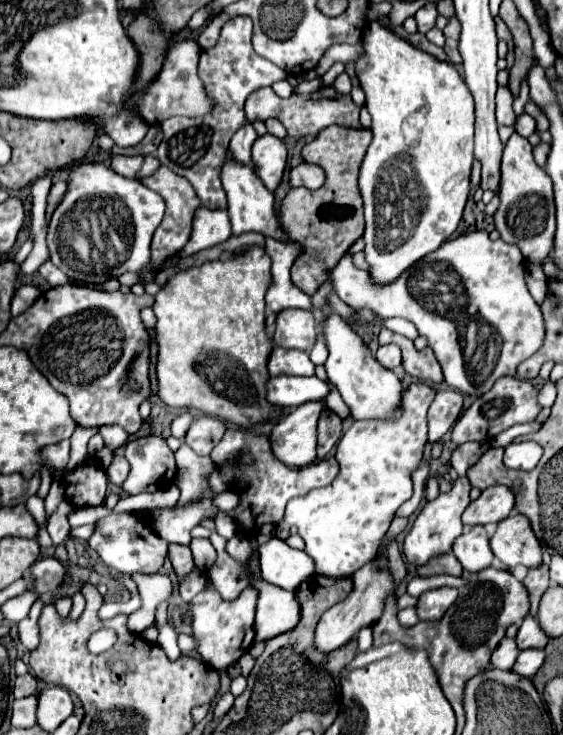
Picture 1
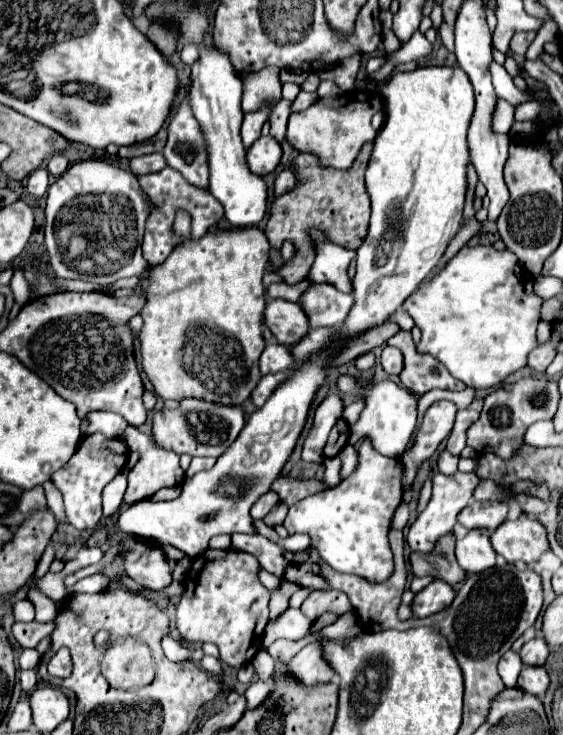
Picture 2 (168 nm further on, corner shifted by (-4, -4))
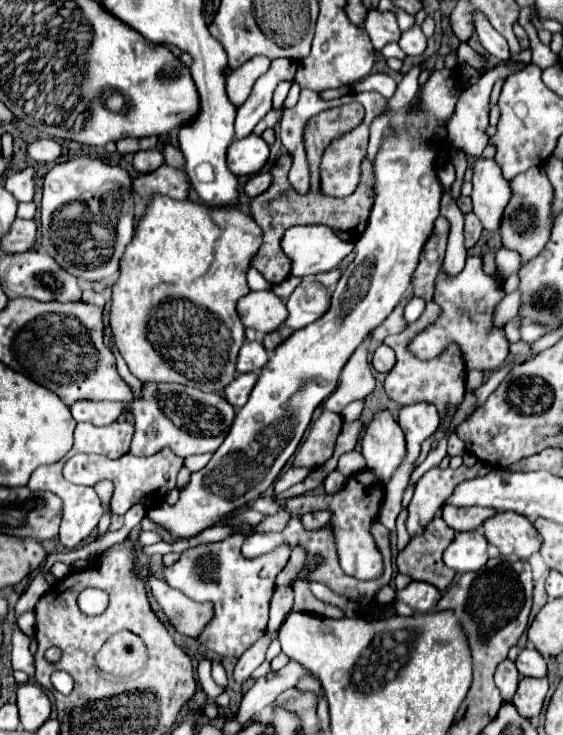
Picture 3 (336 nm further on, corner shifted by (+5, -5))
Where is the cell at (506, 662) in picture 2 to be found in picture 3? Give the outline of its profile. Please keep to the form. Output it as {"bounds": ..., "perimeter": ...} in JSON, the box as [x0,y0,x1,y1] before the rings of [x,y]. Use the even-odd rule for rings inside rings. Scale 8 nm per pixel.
{"bounds":[495,659,519,701],"perimeter":[[[505,659],[497,665],[497,671],[495,671],[495,683],[503,695],[505,701],[511,701],[515,691],[517,691],[517,683],[519,683],[519,673],[517,673],[517,667],[511,659]]]}

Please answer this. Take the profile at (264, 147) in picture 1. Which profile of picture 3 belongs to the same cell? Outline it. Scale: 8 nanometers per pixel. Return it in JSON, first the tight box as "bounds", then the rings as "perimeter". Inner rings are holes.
{"bounds":[227,135,269,177],"perimeter":[[[257,135],[233,141],[227,151],[227,165],[237,177],[259,173],[267,163],[267,159],[269,159],[269,145]]]}

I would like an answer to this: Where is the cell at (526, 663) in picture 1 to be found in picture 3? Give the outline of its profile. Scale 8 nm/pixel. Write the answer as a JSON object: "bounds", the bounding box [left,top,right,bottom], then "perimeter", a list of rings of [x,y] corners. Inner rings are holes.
{"bounds":[513,677,547,719],"perimeter":[[[523,677],[519,681],[519,687],[517,687],[517,693],[513,697],[513,705],[517,707],[517,711],[527,717],[527,719],[533,719],[541,713],[541,707],[543,707],[543,701],[545,701],[545,695],[547,695],[547,679],[537,679],[537,677]]]}

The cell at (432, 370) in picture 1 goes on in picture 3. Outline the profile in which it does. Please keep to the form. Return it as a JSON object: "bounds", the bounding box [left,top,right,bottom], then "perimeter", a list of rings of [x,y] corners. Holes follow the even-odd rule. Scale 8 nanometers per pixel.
{"bounds":[385,301,465,413],"perimeter":[[[429,301],[425,305],[423,315],[413,325],[409,325],[405,331],[401,331],[397,335],[389,335],[385,339],[385,345],[389,345],[397,355],[397,363],[387,373],[387,379],[385,379],[385,393],[399,405],[411,405],[413,401],[427,401],[427,403],[433,403],[435,407],[439,407],[439,413],[443,413],[447,403],[461,403],[465,397],[465,365],[461,361],[459,349],[455,345],[451,345],[443,355],[439,355],[437,359],[431,359],[431,361],[419,361],[405,349],[407,341],[413,339],[423,327],[427,327],[437,317],[439,317],[439,307],[433,301]]]}

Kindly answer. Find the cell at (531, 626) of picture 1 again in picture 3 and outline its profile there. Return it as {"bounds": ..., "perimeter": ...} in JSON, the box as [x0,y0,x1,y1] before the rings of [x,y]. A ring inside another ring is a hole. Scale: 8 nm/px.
{"bounds":[515,647,547,677],"perimeter":[[[525,647],[521,649],[521,653],[517,655],[517,661],[515,661],[519,673],[523,677],[545,677],[547,673],[547,665],[545,665],[545,659],[541,657],[541,653],[533,647]]]}

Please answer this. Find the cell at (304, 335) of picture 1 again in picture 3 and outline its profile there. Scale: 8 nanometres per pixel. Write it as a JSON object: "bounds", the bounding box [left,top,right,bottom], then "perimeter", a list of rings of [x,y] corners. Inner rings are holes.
{"bounds":[237,291,287,335],"perimeter":[[[271,291],[249,293],[237,303],[237,307],[243,325],[263,335],[279,329],[287,319],[285,303]]]}

